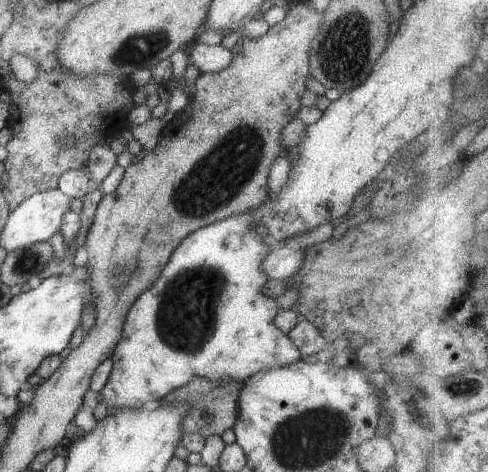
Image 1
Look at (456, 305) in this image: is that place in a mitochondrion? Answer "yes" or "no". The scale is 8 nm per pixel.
no

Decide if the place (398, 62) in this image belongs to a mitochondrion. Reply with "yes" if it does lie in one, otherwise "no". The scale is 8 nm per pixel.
no

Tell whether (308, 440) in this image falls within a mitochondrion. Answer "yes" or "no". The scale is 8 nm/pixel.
yes

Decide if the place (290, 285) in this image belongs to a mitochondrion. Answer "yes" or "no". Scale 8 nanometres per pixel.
no

